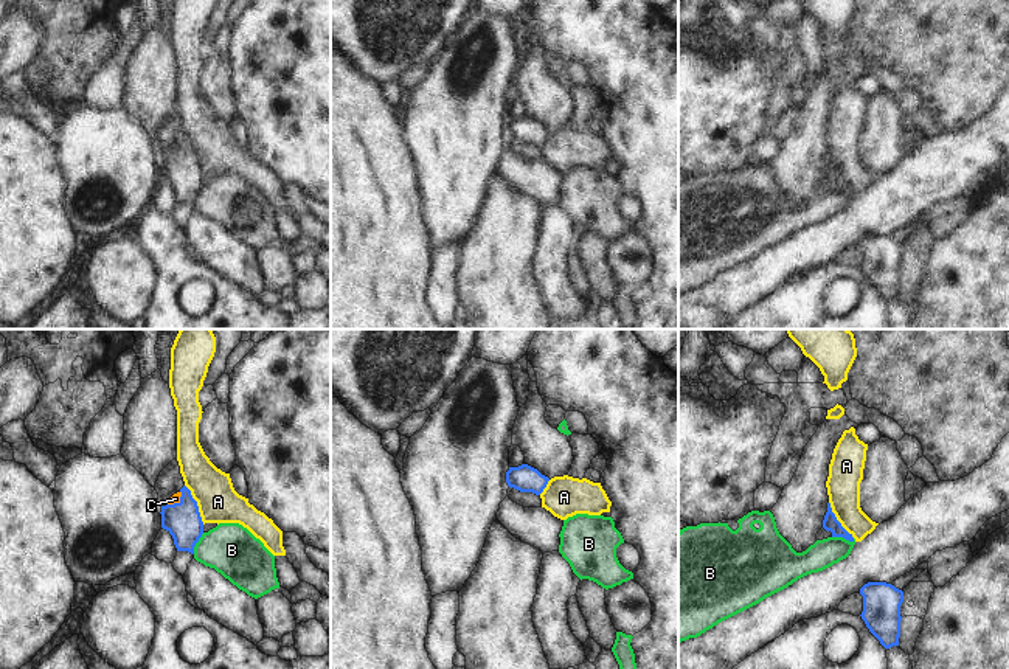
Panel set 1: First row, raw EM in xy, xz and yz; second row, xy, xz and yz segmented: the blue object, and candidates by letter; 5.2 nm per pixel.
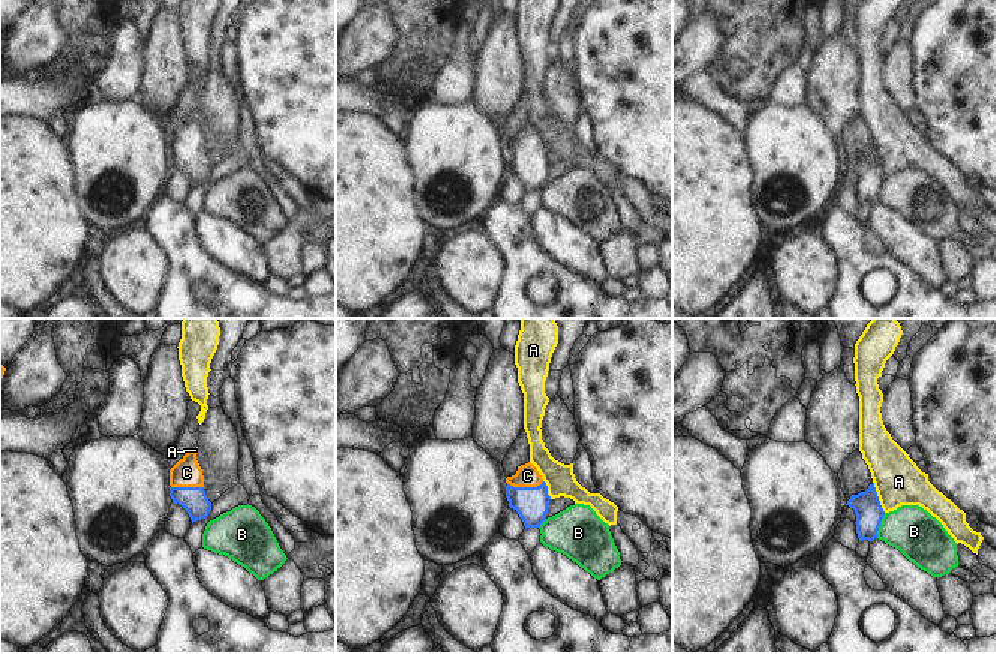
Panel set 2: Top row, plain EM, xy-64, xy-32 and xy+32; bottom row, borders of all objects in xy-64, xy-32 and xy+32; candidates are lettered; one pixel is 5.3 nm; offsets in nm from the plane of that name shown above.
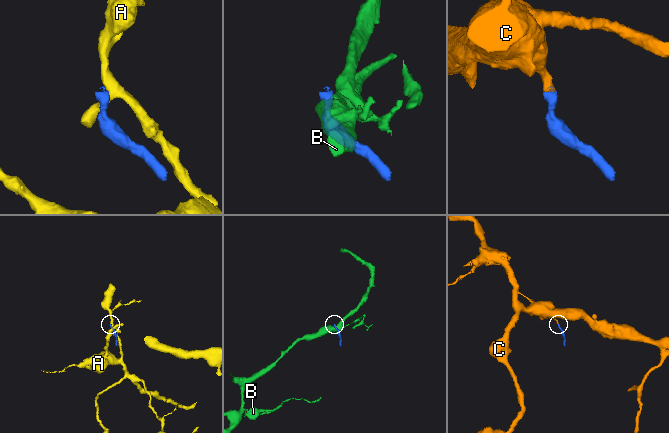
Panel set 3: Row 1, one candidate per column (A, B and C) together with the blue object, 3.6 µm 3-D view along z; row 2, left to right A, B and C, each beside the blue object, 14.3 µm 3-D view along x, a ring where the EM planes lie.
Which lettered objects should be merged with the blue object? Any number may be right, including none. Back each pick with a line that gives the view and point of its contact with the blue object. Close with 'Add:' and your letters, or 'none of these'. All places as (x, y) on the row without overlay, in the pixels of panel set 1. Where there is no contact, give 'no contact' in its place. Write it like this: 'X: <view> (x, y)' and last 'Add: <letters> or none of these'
C: xy (177, 155)
Add: C

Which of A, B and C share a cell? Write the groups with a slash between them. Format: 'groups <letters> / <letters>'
groups A / B / C

